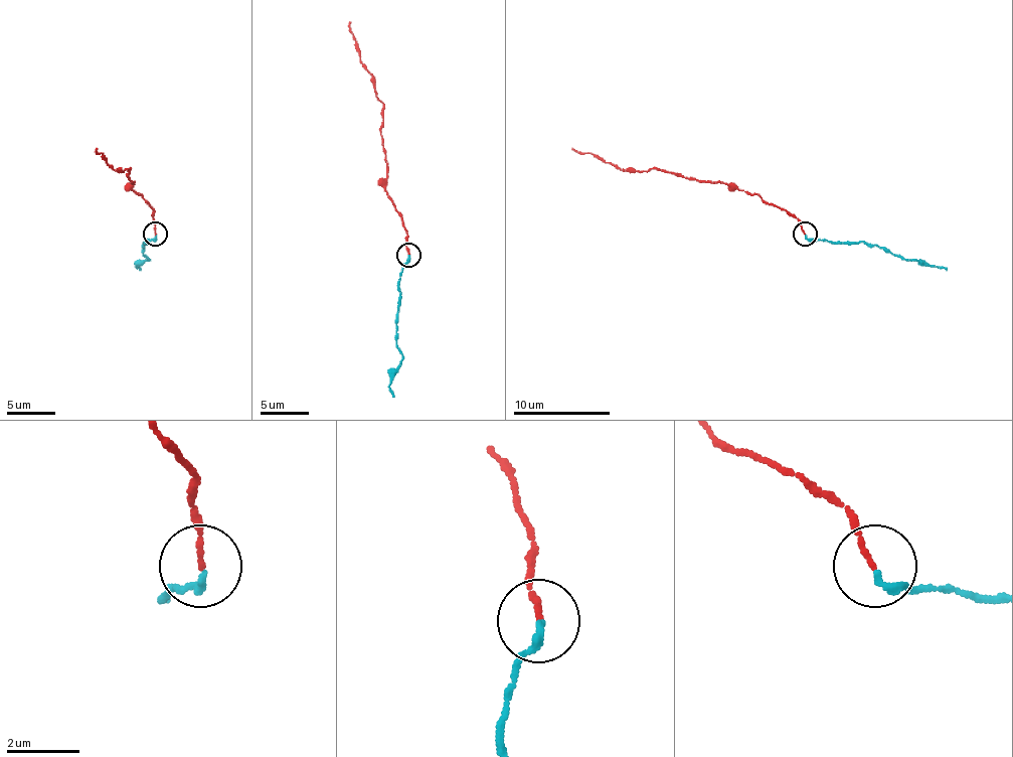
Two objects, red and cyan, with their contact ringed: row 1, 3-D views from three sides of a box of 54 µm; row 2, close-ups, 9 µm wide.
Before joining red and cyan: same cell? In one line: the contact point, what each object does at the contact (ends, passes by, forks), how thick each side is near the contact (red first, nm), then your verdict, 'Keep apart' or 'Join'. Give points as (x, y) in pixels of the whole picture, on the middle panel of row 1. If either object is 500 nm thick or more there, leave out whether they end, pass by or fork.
Place: (408, 255). At the ring red ends. At the ring cyan ends. Thickness 120 nm (red) against 200 nm. Join

